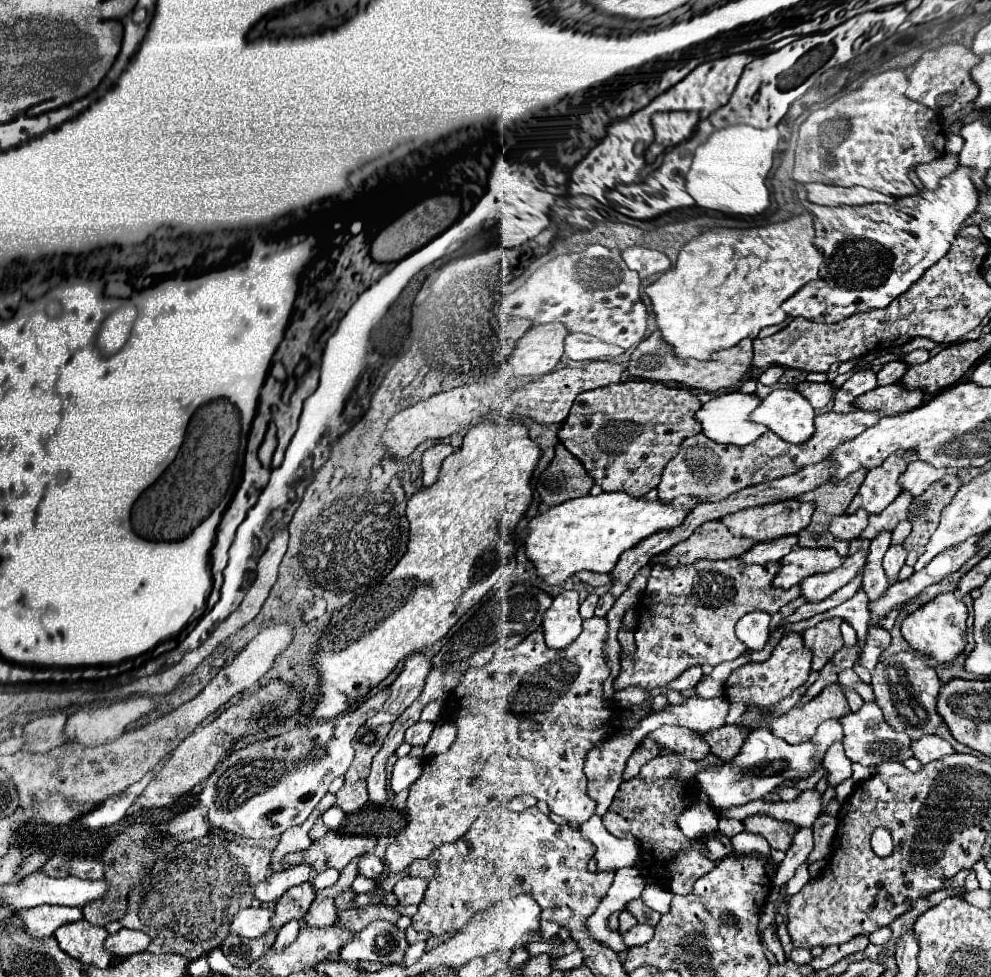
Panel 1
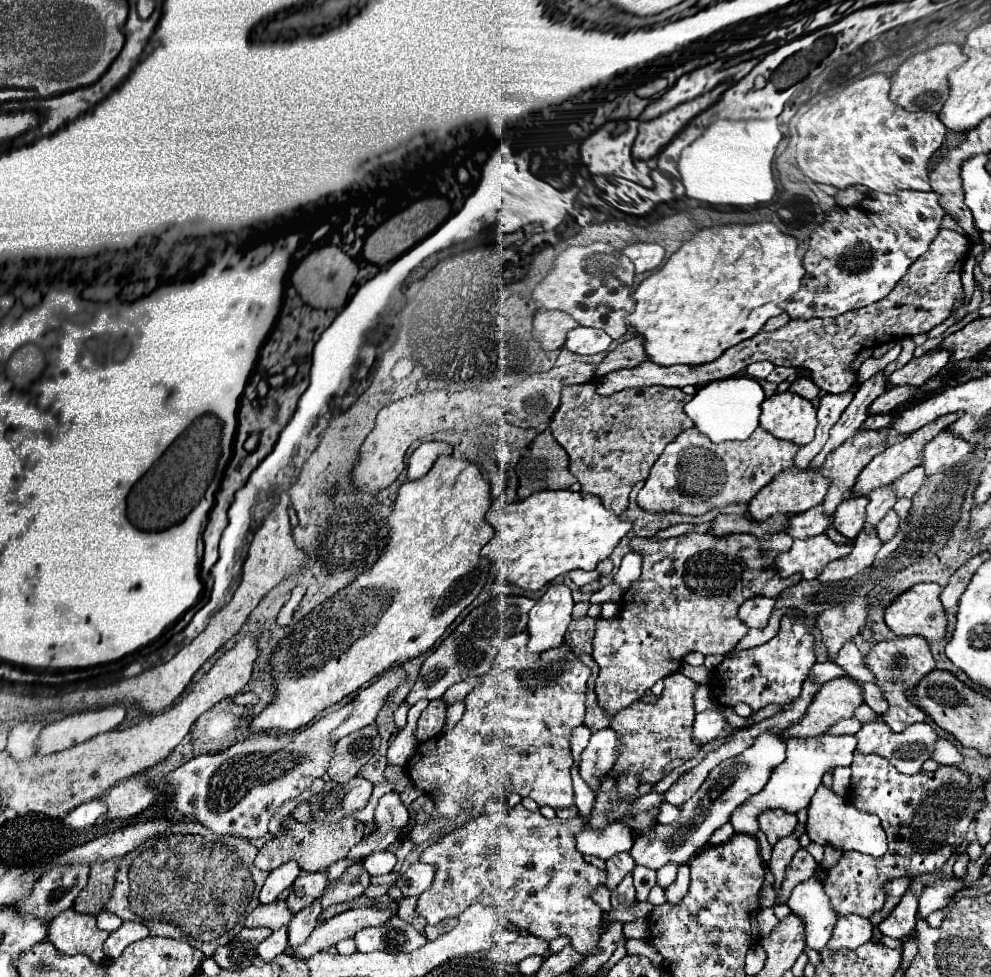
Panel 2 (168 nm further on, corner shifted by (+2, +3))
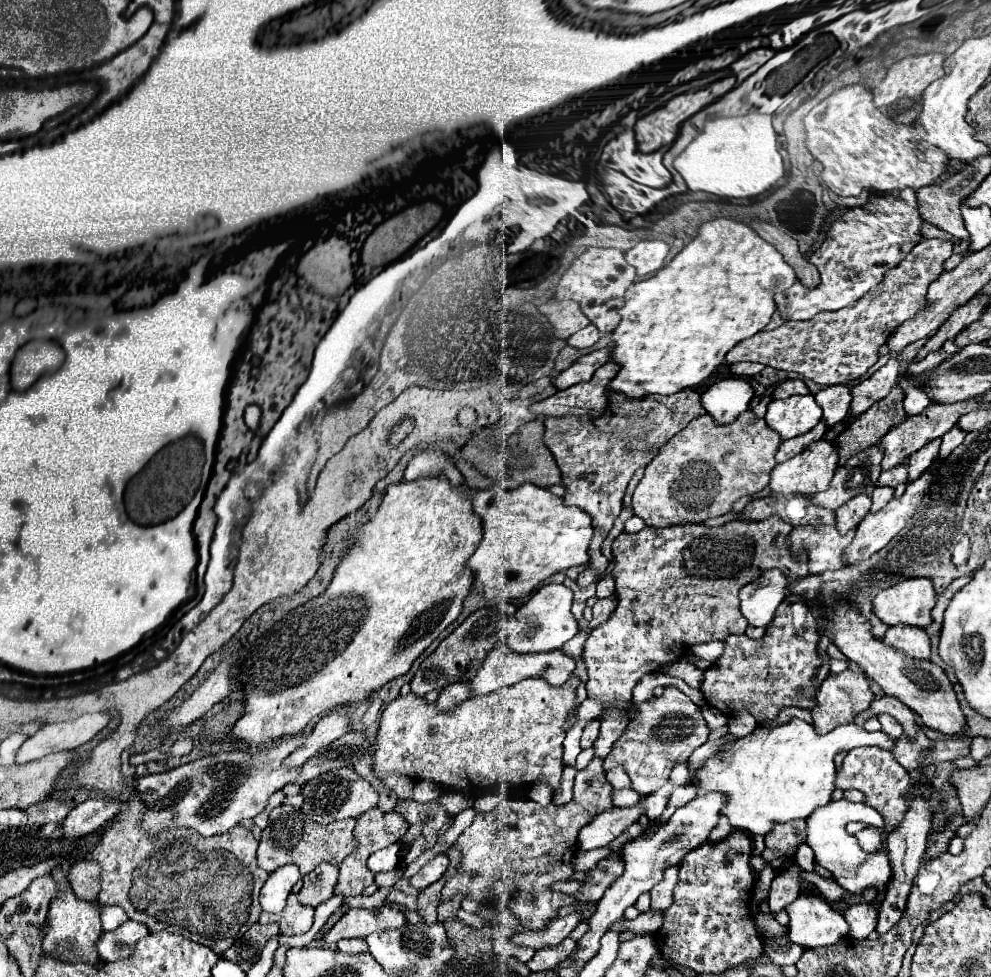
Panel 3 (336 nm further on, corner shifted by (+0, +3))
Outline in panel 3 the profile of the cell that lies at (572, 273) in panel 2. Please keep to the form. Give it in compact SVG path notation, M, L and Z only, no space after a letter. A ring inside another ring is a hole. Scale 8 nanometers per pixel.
M588 248L564 272L564 276L556 288L556 298L578 302L582 312L590 318L590 322L602 334L610 334L620 324L618 310L624 306L624 294L634 280L636 280L636 268L624 260L624 254L620 250L616 250L616 248Z

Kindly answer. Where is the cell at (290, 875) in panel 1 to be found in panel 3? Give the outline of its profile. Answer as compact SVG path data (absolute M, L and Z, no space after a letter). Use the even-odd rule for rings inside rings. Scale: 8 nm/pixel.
M286 864L272 872L262 886L260 906L264 912L280 912L286 906L286 898L292 892L292 886L300 880L300 872L294 864Z

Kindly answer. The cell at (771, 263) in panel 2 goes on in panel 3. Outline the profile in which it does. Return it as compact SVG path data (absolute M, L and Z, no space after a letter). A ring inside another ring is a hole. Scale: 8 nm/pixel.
M714 218L714 220L708 220L704 222L700 228L698 228L698 234L696 238L686 244L674 258L670 264L666 264L660 272L656 272L652 278L646 278L646 280L640 280L640 282L634 282L628 292L626 292L626 304L624 308L620 310L620 316L622 316L622 322L618 324L618 328L610 334L612 338L612 350L610 350L610 360L614 364L618 364L618 372L616 376L612 378L612 382L608 382L608 390L606 394L612 396L612 394L624 394L626 398L644 398L648 394L676 394L680 390L686 390L686 388L692 388L696 384L700 384L702 380L706 380L726 358L726 354L744 338L750 338L754 336L756 332L760 332L772 318L772 314L776 312L776 304L774 304L774 294L780 292L780 290L786 290L790 288L792 284L796 282L796 274L792 270L792 266L788 266L784 262L784 258L776 252L776 248L772 244L768 244L766 240L762 240L752 228L748 228L746 224L742 222L734 222L734 220L728 220L728 218Z

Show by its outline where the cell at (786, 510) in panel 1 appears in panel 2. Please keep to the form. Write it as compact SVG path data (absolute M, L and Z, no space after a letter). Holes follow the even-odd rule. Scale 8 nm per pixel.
M786 470L782 472L778 478L774 478L774 482L770 482L770 486L764 486L750 502L748 502L748 516L754 520L766 520L774 514L786 514L786 516L794 516L794 514L802 514L810 508L814 508L816 504L822 504L824 496L828 492L828 480L820 476L818 470Z

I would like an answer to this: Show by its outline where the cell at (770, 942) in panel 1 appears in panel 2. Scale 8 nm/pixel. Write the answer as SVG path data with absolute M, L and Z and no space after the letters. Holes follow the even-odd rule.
M764 908L760 910L758 914L758 932L762 938L770 936L770 932L778 926L778 918L774 916L774 910L772 908Z

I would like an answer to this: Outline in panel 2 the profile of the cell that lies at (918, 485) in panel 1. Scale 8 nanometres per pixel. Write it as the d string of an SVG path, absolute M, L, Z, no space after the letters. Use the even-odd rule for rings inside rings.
M940 432L934 440L930 440L924 446L922 468L926 470L926 476L944 472L944 470L956 466L960 460L964 460L972 450L974 448L968 442L956 438L948 432Z

